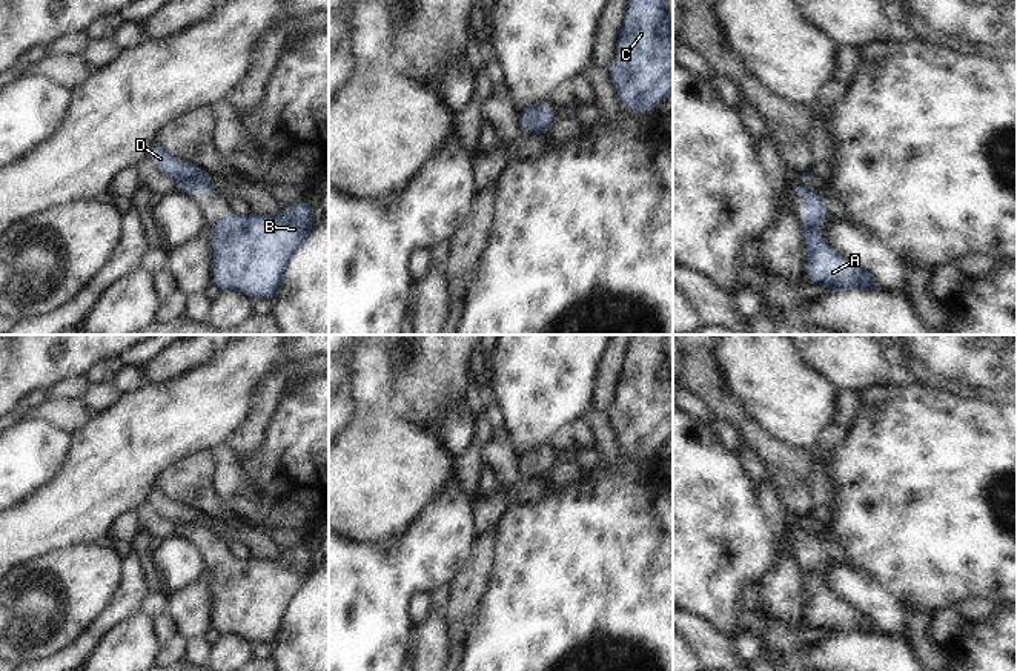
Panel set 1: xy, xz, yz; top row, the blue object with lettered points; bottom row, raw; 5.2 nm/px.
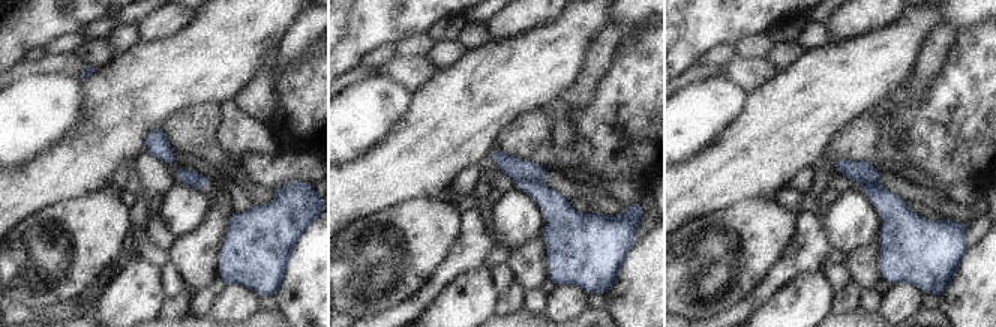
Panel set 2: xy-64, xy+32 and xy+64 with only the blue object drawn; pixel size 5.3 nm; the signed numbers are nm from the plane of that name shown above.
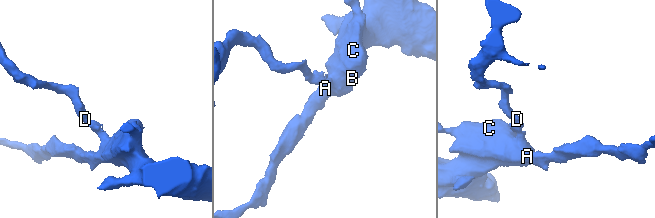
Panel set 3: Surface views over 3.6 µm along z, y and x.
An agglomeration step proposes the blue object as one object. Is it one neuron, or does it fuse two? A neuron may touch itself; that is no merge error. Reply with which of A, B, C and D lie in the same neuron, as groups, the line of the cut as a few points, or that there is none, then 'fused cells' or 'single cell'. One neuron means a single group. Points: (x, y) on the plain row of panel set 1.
groups A B C / D; cut xy (178, 524), (200, 524), (211, 533); fused cells

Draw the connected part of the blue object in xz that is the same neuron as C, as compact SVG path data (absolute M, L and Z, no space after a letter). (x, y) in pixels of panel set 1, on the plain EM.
M631 335L610 422L618 441L636 458L661 450L673 436L667 335Z

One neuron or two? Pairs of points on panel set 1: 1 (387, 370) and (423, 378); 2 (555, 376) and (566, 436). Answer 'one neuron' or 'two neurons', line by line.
1: two neurons
2: two neurons

